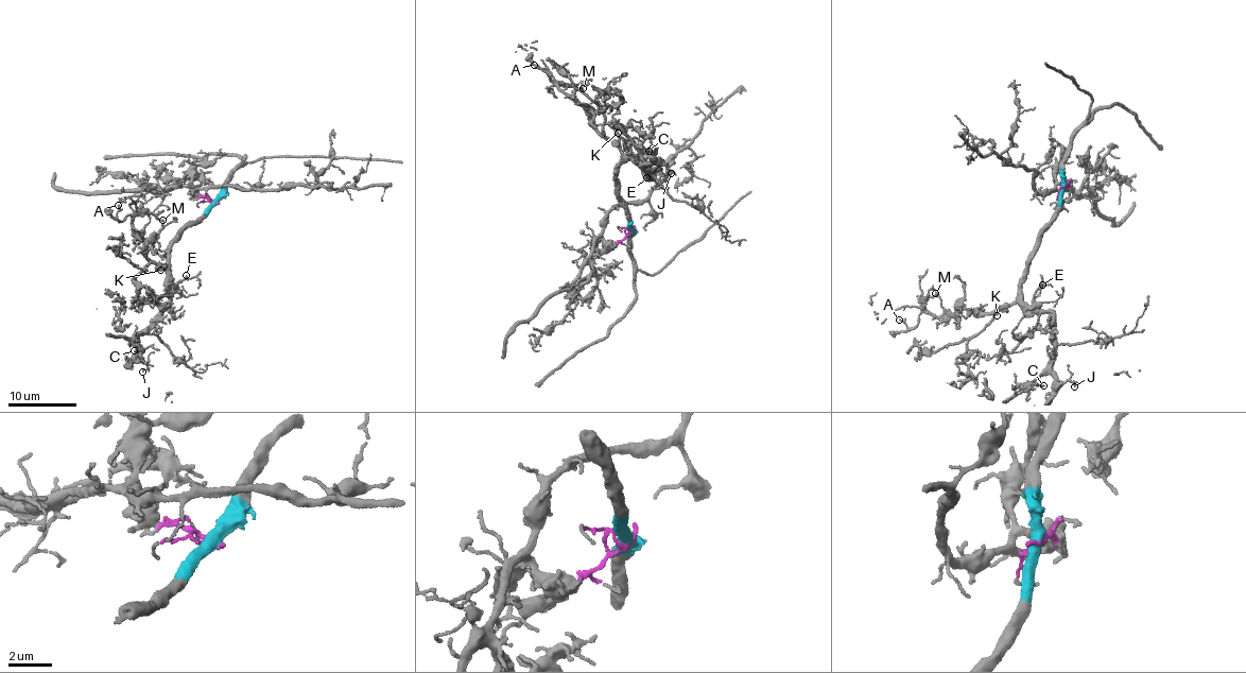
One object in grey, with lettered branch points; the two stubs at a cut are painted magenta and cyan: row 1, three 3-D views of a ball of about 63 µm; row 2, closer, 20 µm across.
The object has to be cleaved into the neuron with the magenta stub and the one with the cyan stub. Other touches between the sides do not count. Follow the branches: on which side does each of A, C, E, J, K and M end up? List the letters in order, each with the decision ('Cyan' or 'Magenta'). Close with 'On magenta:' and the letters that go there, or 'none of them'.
A: Cyan
C: Cyan
E: Cyan
J: Cyan
K: Cyan
M: Cyan
On magenta: none of them

